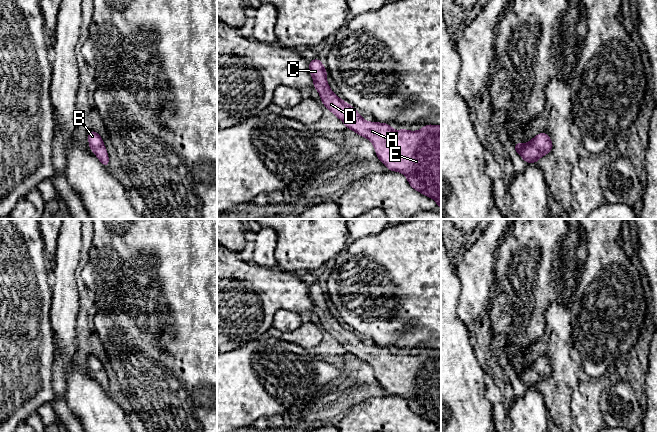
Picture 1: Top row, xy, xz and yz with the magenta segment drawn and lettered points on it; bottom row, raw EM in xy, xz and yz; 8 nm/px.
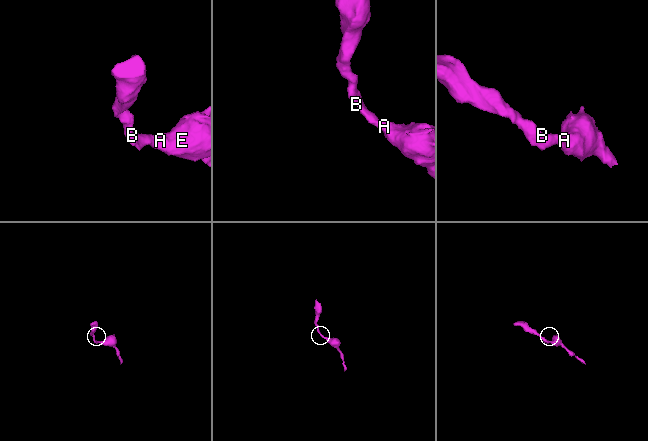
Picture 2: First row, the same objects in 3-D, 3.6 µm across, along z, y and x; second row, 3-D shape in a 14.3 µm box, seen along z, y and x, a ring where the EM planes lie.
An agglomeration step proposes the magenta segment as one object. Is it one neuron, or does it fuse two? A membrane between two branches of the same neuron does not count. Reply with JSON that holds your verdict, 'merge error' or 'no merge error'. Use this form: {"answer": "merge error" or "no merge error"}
{"answer": "no merge error"}

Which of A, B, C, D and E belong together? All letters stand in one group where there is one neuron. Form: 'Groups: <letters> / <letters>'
Groups: A B C D E

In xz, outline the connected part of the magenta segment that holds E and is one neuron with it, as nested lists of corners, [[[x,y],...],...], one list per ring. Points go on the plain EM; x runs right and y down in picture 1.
[[[314,283],[308,287],[310,298],[314,304],[313,312],[318,314],[323,329],[337,340],[348,353],[369,363],[374,369],[377,382],[389,393],[389,395],[398,395],[404,398],[413,413],[434,423],[438,431],[441,432],[441,350],[426,348],[419,355],[407,355],[403,351],[400,351],[400,356],[396,357],[395,353],[387,347],[365,345],[355,332],[341,324],[332,316],[327,307],[327,294],[321,286],[321,283]]]

